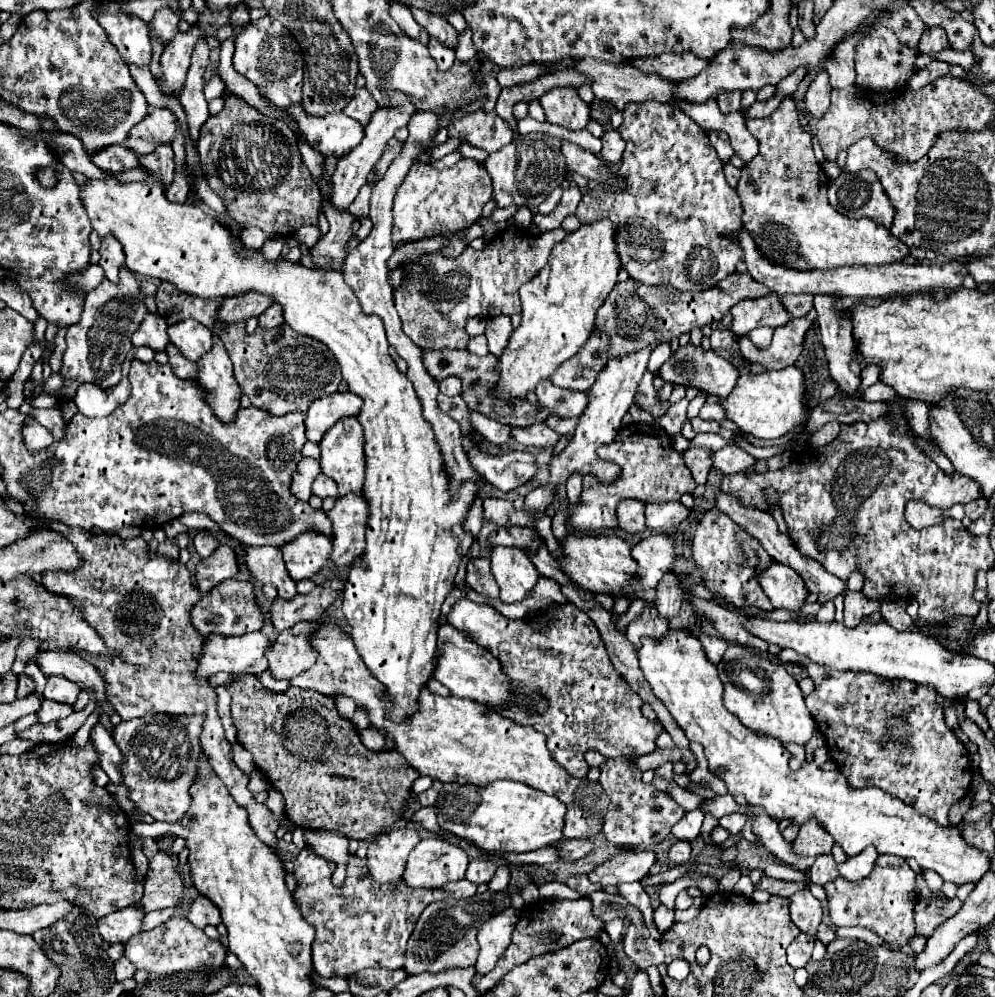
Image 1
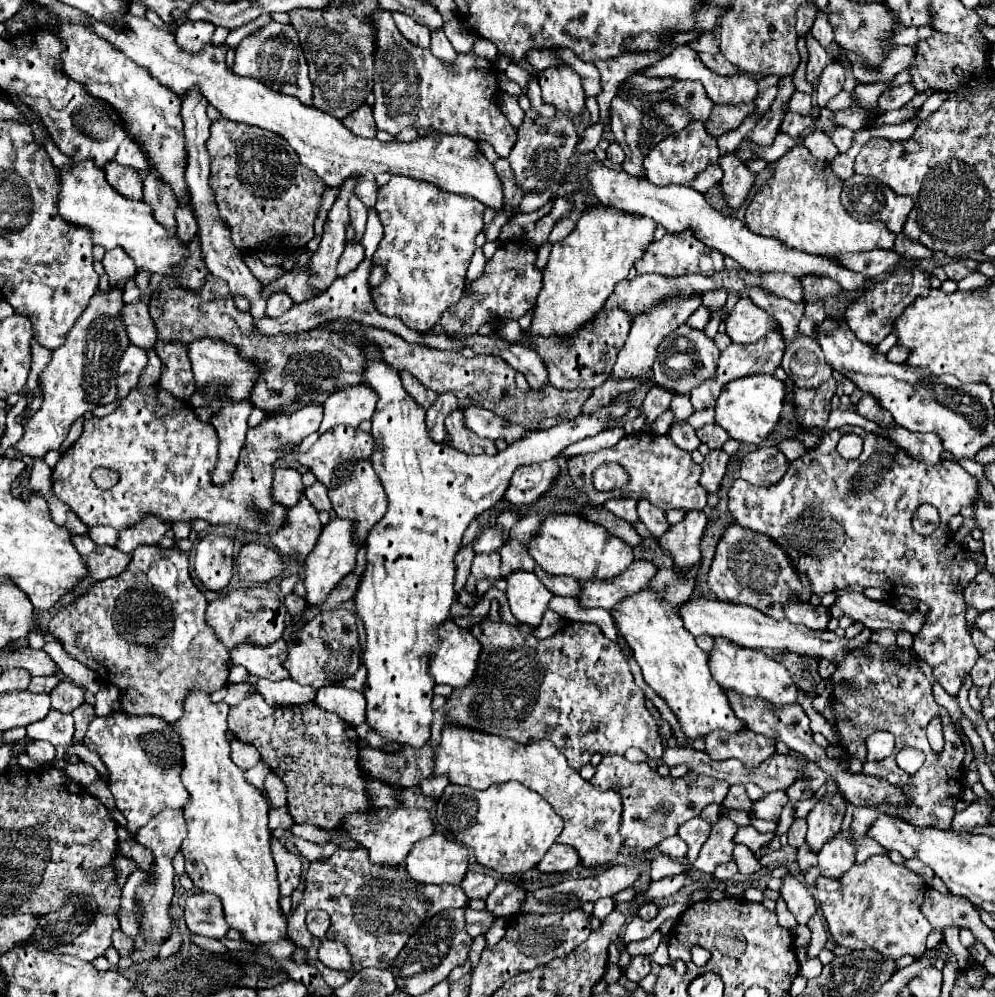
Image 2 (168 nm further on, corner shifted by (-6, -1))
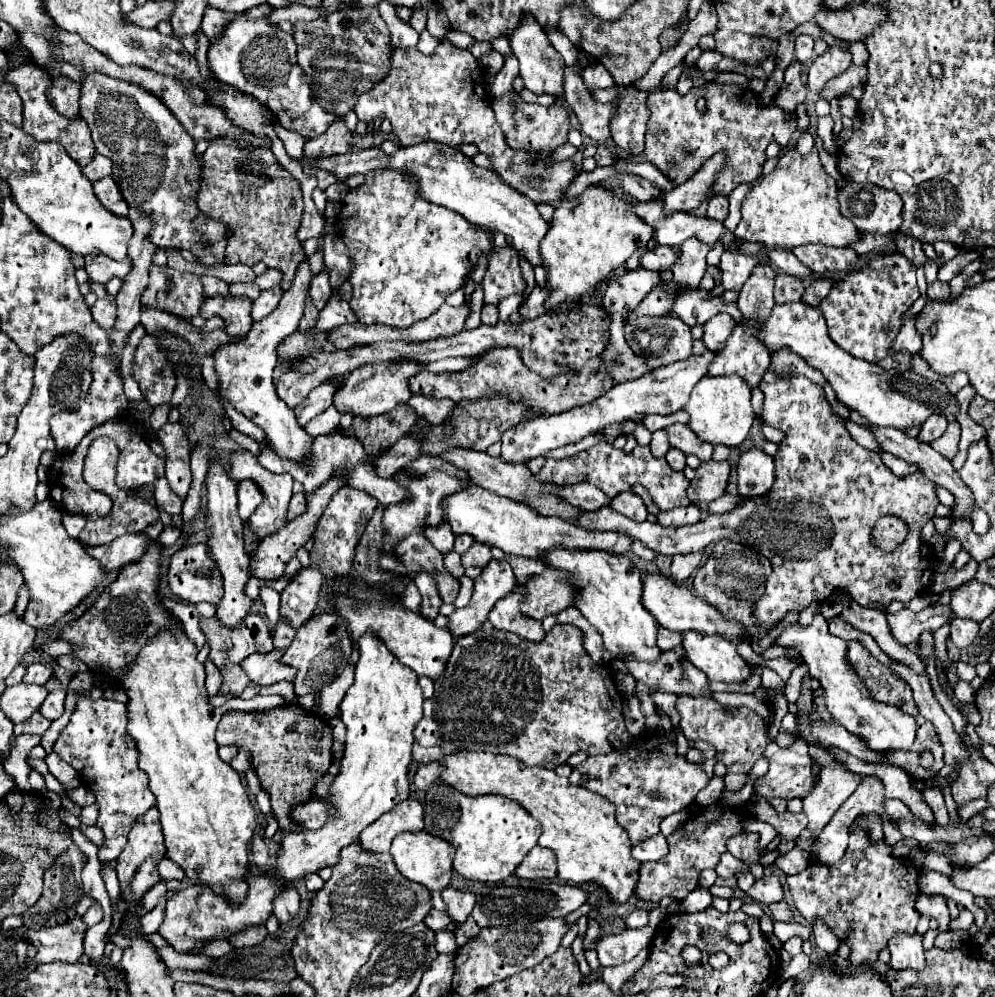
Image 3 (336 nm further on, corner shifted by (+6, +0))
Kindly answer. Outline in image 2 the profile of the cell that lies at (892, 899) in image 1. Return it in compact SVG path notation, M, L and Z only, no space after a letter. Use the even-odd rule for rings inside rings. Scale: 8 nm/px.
M887 853L875 855L863 865L853 865L839 879L817 879L817 901L837 945L849 949L873 947L893 959L903 955L917 959L927 949L925 939L931 933L931 925L919 911L923 897L923 879L905 865L895 865Z

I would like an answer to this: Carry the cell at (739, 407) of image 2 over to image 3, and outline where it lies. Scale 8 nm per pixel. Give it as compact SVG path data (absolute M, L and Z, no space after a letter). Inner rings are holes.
M705 376L691 392L689 402L681 408L689 414L689 428L701 438L703 442L709 442L713 446L739 446L755 420L753 408L751 408L751 390L743 378L737 376Z

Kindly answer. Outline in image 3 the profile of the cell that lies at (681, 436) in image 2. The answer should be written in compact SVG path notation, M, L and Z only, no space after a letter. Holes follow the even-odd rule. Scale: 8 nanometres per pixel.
M669 448L665 460L669 462L669 466L671 466L673 470L683 472L683 468L685 468L685 454L683 454L681 450L677 450L677 448Z

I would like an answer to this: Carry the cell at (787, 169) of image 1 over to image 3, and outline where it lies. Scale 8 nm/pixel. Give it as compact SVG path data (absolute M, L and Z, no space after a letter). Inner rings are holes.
M817 148L803 156L797 150L783 150L777 168L751 186L741 204L737 238L761 242L767 248L787 248L801 244L847 246L857 240L857 230L849 218L839 214L835 180L825 172Z

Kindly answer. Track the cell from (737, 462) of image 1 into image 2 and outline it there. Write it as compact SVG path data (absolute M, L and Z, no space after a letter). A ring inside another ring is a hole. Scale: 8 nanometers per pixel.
M761 447L741 459L741 479L755 485L777 483L789 467L787 457L777 447Z

